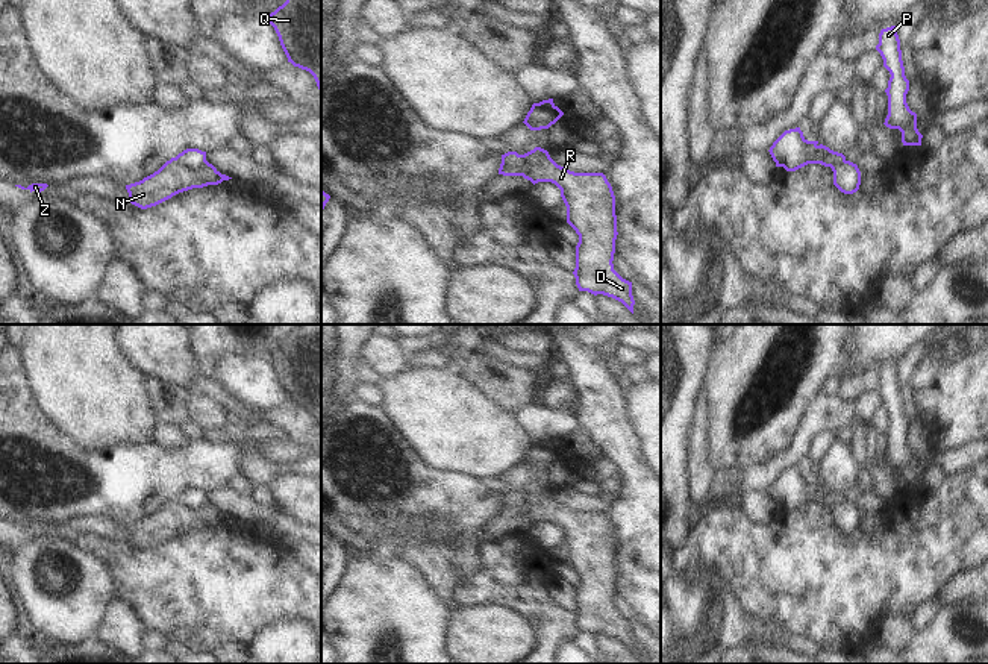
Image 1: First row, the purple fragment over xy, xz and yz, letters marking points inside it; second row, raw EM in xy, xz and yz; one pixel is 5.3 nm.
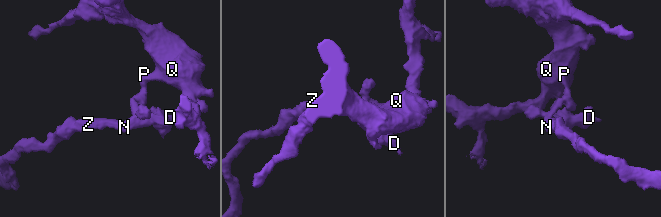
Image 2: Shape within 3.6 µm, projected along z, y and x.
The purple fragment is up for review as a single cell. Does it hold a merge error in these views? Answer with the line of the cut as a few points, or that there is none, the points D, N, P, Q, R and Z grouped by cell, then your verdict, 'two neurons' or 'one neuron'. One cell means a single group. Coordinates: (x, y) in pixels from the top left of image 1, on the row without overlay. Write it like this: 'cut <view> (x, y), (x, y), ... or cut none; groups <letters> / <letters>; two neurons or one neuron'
cut xz (547, 493), (526, 511), (523, 510); groups D N R Z / P Q; two neurons

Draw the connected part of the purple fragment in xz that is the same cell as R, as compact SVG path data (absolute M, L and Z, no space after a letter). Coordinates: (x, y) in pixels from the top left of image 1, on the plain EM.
M502 494L499 514L523 515L533 525L552 521L561 529L567 546L567 562L579 575L576 608L579 631L603 634L621 641L633 653L632 622L614 609L617 579L615 535L603 512L574 512L558 505L546 494L527 512L524 494Z

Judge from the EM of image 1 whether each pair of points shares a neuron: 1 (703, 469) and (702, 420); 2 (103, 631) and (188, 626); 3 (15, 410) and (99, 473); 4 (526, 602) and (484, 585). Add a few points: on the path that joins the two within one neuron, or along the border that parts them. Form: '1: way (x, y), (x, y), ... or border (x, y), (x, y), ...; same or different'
1: way (700, 457), (700, 432); same
2: border (121, 601), (146, 628); different
3: way (37, 431), (55, 449), (78, 458); same
4: way (515, 591), (509, 585), (494, 585); same

